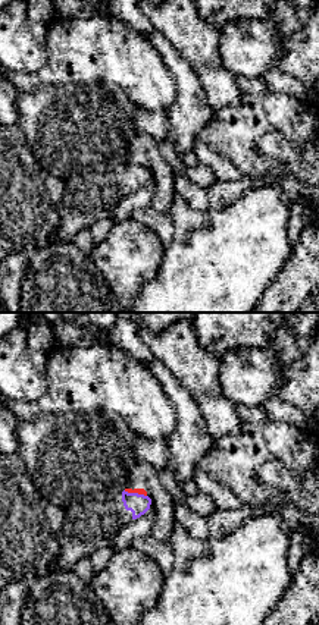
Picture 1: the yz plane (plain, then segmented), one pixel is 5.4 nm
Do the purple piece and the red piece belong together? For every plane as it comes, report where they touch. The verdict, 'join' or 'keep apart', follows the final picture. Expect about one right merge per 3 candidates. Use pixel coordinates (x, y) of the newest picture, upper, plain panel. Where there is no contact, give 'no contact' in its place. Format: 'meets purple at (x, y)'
meets purple at (135, 165)

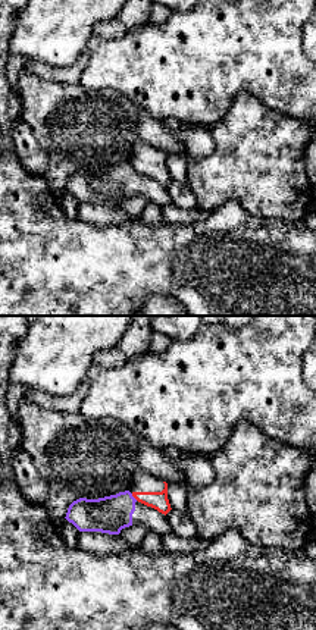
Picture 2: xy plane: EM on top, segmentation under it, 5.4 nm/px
meets purple at (133, 168)

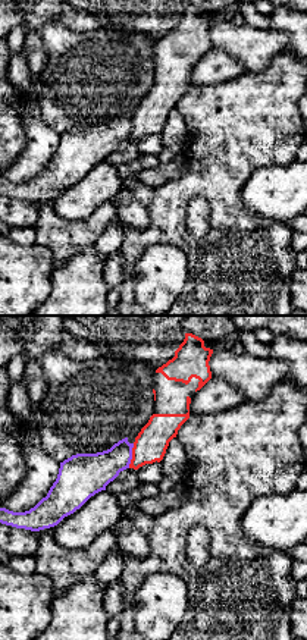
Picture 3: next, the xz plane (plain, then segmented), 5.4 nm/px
meets purple at (131, 126)

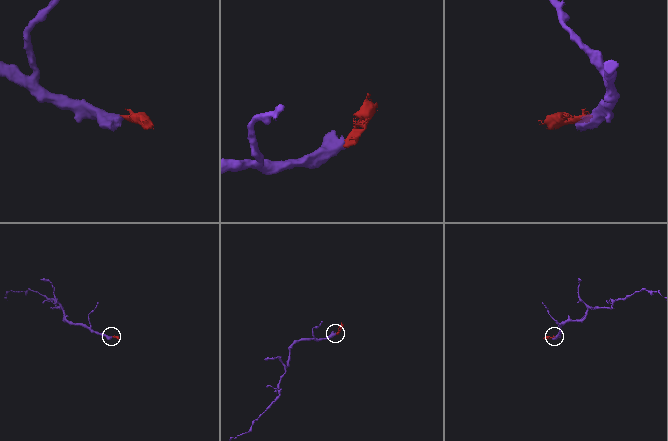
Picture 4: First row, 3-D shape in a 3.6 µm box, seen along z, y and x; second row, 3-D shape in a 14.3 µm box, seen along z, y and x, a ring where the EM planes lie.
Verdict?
keep apart

